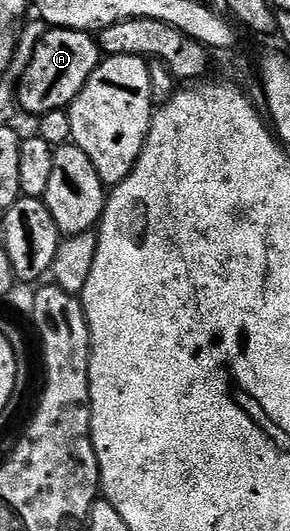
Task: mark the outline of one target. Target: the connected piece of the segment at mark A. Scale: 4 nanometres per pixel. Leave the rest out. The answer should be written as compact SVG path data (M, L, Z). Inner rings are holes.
M55 28L49 29L47 33L45 38L43 35L37 41L32 59L17 81L17 105L23 113L25 110L33 116L71 106L78 92L82 92L86 80L90 80L90 76L102 61L97 39L91 33Z

